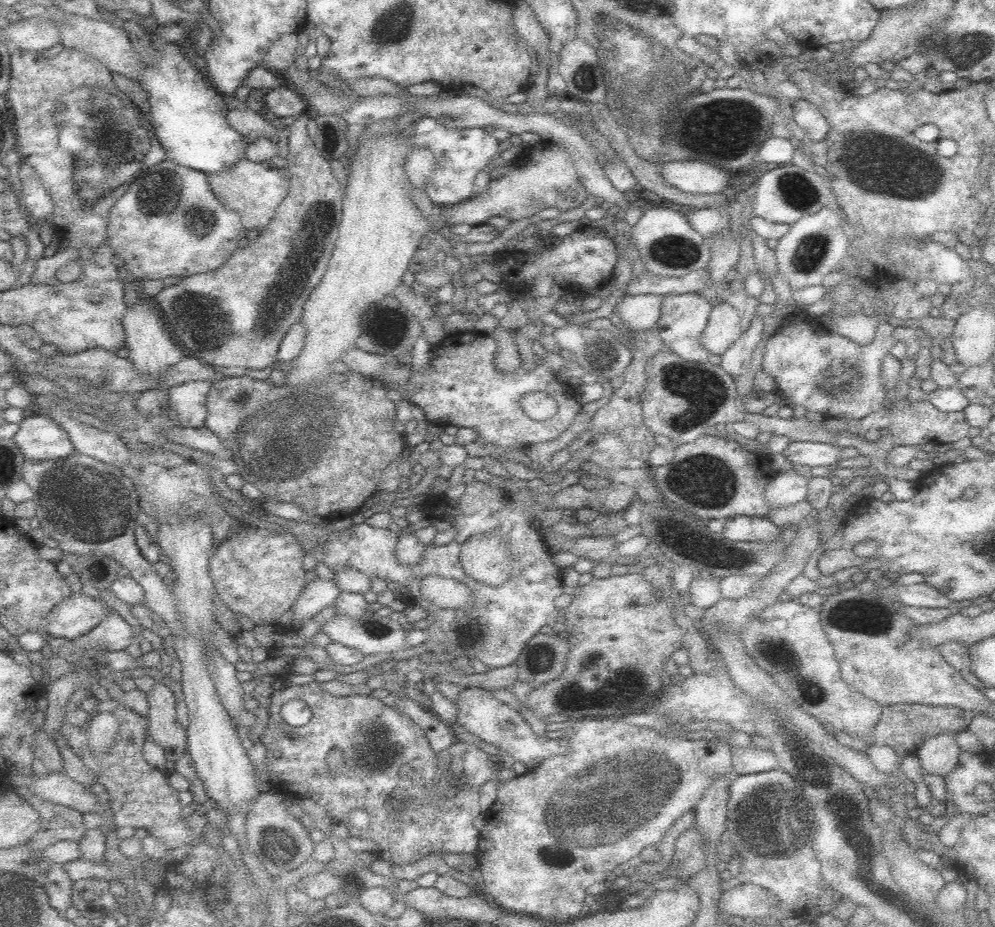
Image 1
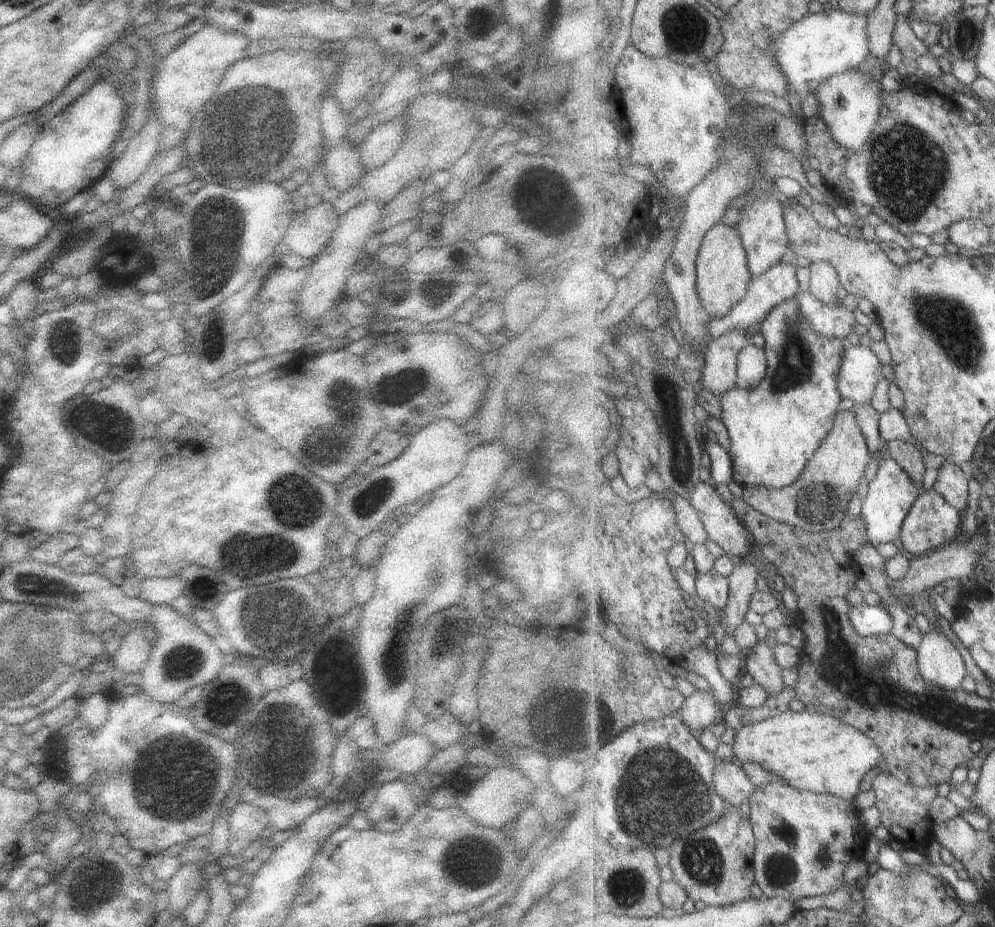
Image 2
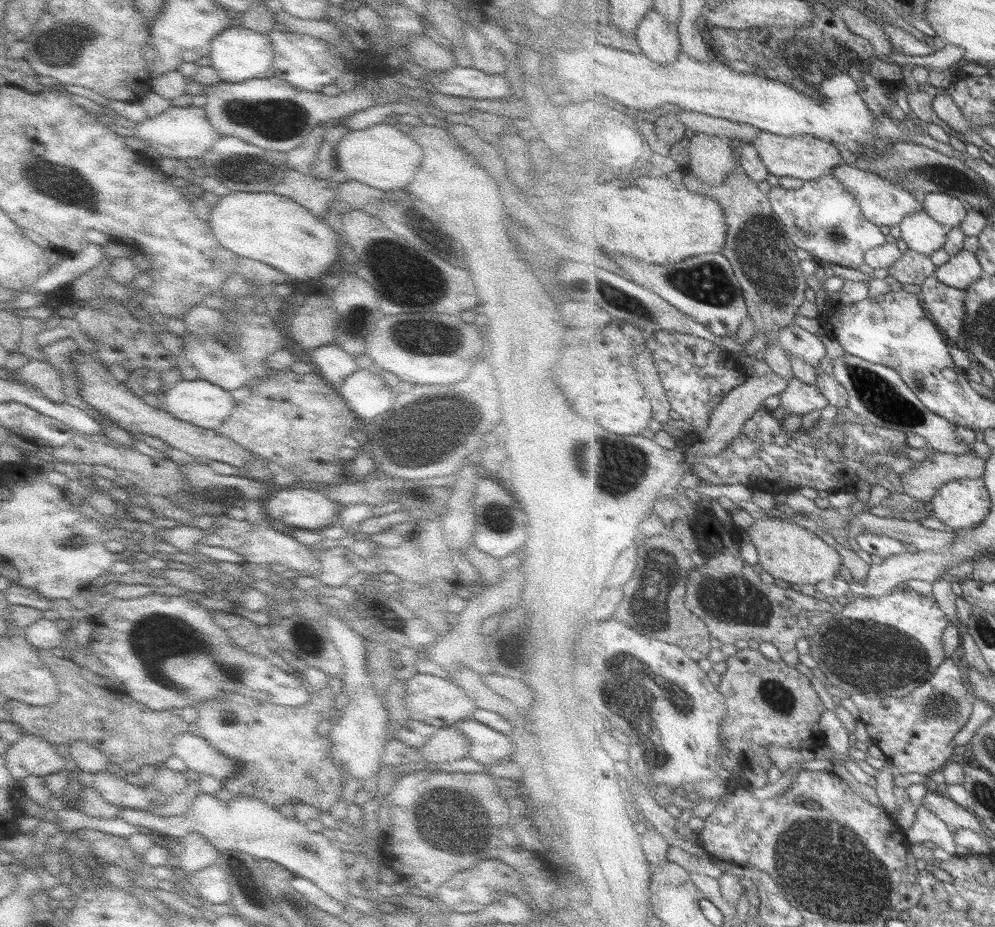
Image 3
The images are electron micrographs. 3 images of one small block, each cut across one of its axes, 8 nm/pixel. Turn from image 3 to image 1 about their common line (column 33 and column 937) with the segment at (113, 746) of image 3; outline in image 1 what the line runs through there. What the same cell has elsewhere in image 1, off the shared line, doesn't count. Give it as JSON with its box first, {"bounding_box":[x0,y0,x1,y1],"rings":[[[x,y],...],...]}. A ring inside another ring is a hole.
{"bounding_box":[866,704,975,758],"rings":[[[896,704],[891,708],[884,709],[874,730],[868,736],[866,744],[876,746],[890,746],[899,758],[916,754],[920,745],[927,738],[932,738],[946,732],[960,732],[967,730],[972,717],[975,715],[971,710],[962,710],[955,707]]]}

